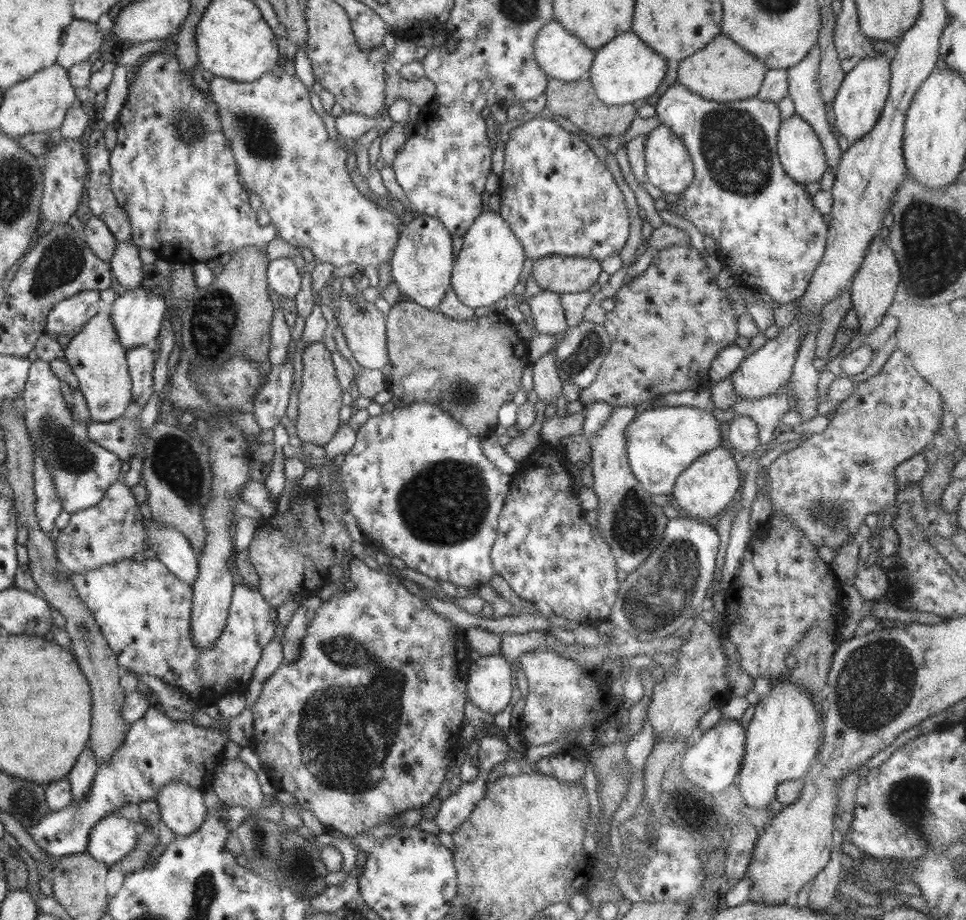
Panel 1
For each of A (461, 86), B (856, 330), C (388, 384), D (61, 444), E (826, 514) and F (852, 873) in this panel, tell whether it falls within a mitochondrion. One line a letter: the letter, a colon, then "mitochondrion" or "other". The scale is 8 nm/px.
A: other
B: other
C: other
D: mitochondrion
E: mitochondrion
F: other

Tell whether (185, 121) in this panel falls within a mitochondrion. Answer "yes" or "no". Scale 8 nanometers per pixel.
yes

